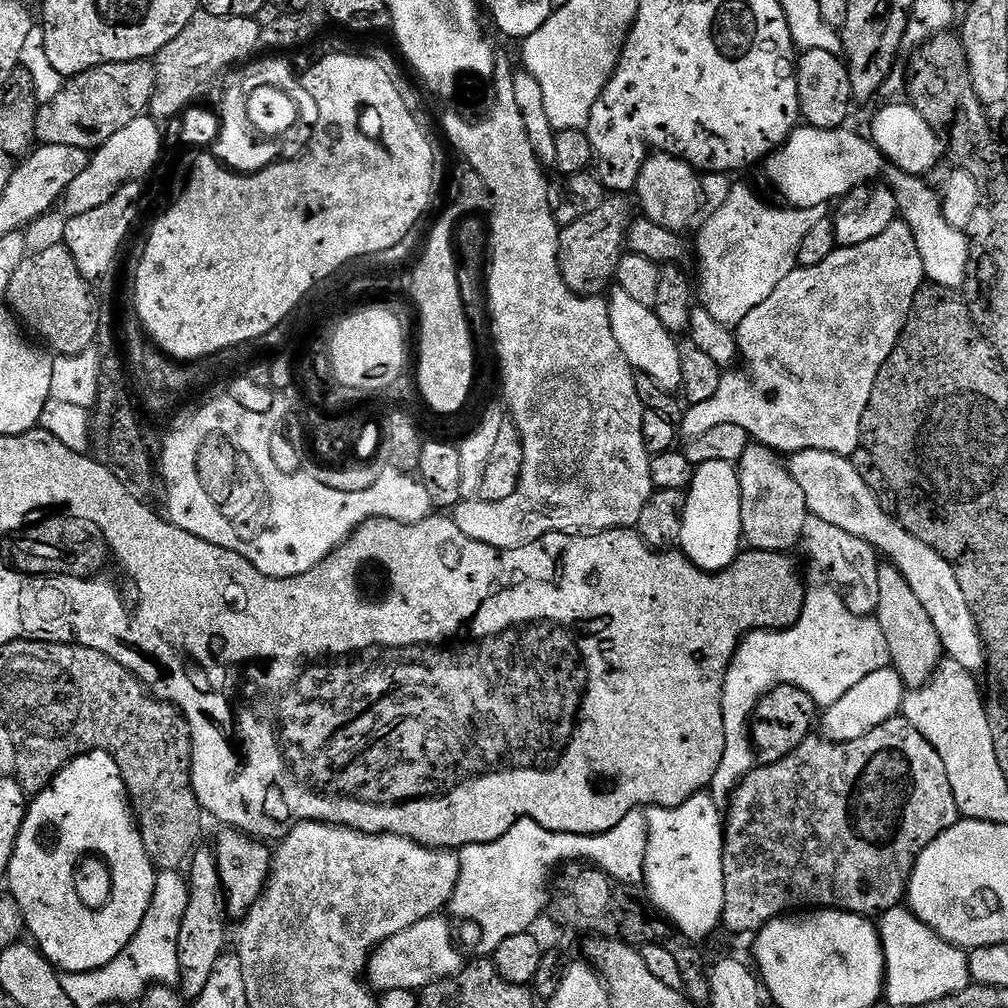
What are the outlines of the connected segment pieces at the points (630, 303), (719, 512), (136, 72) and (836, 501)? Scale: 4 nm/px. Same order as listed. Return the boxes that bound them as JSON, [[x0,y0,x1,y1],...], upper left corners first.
[[606,286,682,393],[678,462,744,572],[36,59,156,150],[787,448,986,673]]

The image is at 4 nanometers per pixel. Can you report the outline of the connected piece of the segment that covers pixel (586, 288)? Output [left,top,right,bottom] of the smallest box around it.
[560,203,630,297]

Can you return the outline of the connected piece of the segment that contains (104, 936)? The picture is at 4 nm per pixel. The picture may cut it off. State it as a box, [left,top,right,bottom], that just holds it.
[6,752,158,972]

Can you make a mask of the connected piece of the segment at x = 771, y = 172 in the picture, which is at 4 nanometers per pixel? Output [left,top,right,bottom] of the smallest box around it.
[763,102,969,290]

